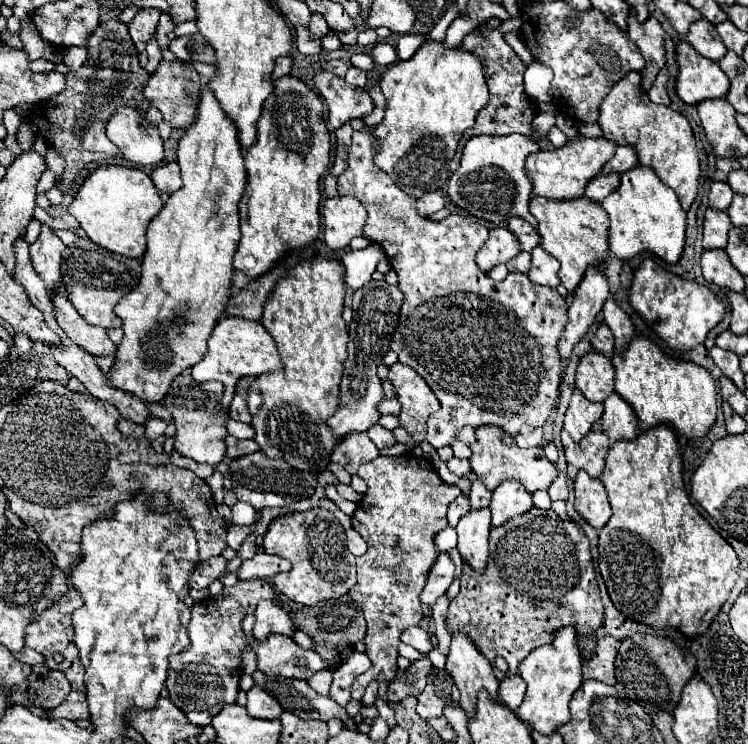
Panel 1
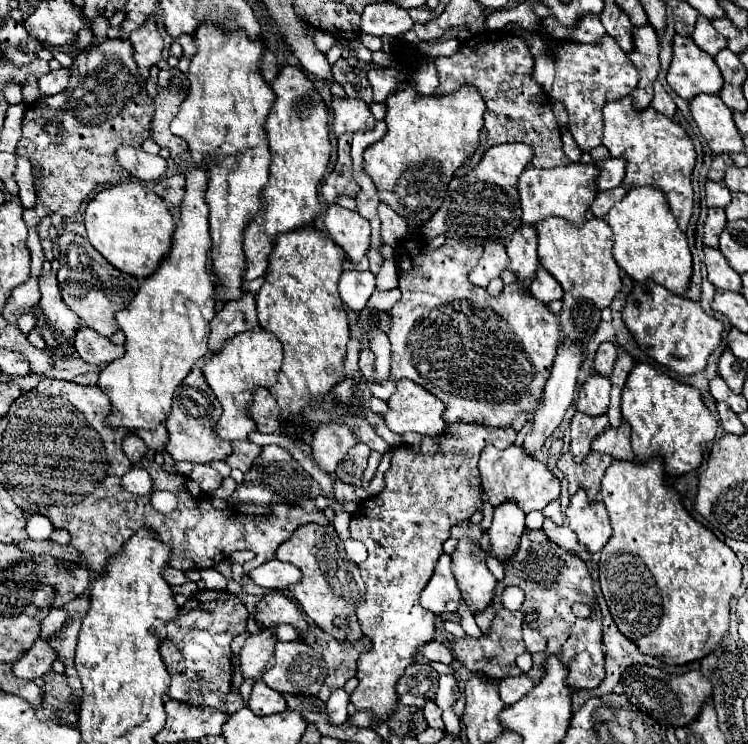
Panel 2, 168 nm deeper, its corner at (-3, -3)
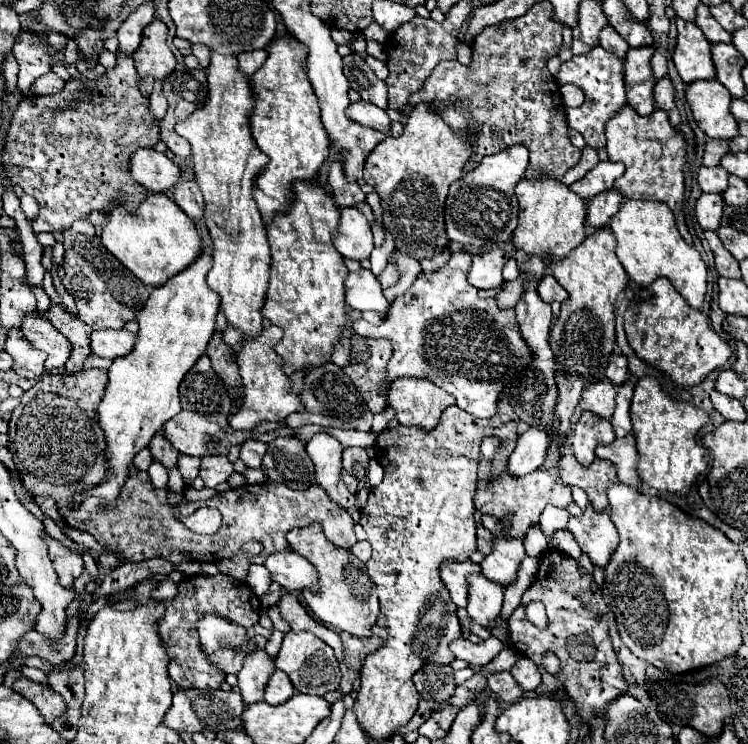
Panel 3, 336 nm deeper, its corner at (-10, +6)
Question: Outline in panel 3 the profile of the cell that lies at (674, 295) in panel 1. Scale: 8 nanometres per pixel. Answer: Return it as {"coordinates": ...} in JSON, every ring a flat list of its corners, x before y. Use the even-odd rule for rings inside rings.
{"coordinates":[[658,277,652,285,636,291,624,313,624,329,636,355,670,375,682,387,700,383,712,369,732,357,732,347,712,329,710,319,702,311,690,309,666,277]]}

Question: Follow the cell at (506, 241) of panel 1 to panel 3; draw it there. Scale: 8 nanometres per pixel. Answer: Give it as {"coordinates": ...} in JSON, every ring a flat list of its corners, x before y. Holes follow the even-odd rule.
{"coordinates":[[502,249,476,253,470,273,468,273,468,281,478,289,492,289,500,285,504,281,502,267,506,261,508,261,508,255]]}

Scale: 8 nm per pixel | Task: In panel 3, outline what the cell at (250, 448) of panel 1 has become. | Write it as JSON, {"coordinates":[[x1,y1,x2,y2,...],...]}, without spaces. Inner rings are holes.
{"coordinates":[[250,439,250,441,244,441,244,443,242,443,242,449,240,449,240,459,246,463,246,467,260,469,264,453,266,453,266,443,256,441,256,439]]}

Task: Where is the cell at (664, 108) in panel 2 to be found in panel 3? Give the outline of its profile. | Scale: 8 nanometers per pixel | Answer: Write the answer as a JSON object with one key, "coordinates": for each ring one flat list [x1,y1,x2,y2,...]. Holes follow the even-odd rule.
{"coordinates":[[662,77,662,81,656,81,654,101,656,101,656,105,660,109,664,109,670,115,672,125,680,123,680,113,678,113,676,103,674,103,674,85,672,85,672,81,668,77]]}

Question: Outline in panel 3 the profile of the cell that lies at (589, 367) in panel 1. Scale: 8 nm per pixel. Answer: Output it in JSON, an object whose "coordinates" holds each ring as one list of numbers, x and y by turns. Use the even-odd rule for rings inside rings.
{"coordinates":[[598,381,582,391,580,407,584,411,592,411,600,417,610,419,614,413,614,397,616,397,614,385,610,381]]}

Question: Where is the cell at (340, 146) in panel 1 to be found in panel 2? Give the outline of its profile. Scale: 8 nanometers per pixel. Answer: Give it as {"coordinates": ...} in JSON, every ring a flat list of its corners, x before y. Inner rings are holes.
{"coordinates":[[343,134,339,136,339,150,337,150,337,164,333,168,333,172,329,174,329,178,323,182,321,186,321,194,329,204,335,204,335,200,339,196,351,196,355,198,359,194,359,186,353,180,353,168,351,168,351,134]]}

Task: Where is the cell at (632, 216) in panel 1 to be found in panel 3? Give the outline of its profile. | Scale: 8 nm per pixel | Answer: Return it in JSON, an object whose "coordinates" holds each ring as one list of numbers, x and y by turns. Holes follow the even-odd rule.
{"coordinates":[[626,199,616,217,610,219,610,229,618,241,618,259,634,283,646,287,658,277,668,277,676,291,688,301,688,305,700,309,706,295,708,271,698,249,682,239,674,213,668,209,668,205,662,205,660,201]]}

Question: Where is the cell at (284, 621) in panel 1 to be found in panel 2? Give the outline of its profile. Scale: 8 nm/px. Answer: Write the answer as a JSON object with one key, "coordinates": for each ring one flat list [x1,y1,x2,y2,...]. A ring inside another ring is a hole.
{"coordinates":[[261,630,245,640,241,648,241,674,245,680,261,680,263,674,273,666,273,648,277,640,273,630]]}

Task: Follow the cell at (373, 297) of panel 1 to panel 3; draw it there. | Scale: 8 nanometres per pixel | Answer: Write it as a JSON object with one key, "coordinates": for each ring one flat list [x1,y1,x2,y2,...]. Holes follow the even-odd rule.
{"coordinates":[[316,433,308,441,306,451,316,465,316,481,320,487,326,489,330,499,336,501,342,509,356,505,356,497,346,489,340,477,342,451,344,451,342,443,328,433]]}

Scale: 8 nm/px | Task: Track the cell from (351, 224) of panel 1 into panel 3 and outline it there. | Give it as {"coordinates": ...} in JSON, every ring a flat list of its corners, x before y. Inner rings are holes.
{"coordinates":[[340,209,340,225,334,235,334,247,342,257,362,261,374,249,372,227,360,209]]}

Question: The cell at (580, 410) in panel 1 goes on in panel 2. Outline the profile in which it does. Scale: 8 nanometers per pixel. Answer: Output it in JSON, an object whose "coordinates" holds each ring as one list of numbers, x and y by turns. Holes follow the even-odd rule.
{"coordinates":[[575,412,571,420,571,446,569,452,573,454,575,462,583,462,591,450,591,442,609,426,609,418,603,416,583,416]]}

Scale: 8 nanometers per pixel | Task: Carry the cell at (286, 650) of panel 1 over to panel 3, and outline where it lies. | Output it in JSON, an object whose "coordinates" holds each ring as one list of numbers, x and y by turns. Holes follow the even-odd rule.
{"coordinates":[[288,631,284,635,280,653,276,655,276,667,290,677,296,691,306,693,306,695,322,697,326,691,334,691,340,683,340,667,334,657,334,651,308,631,302,631,302,633]]}

